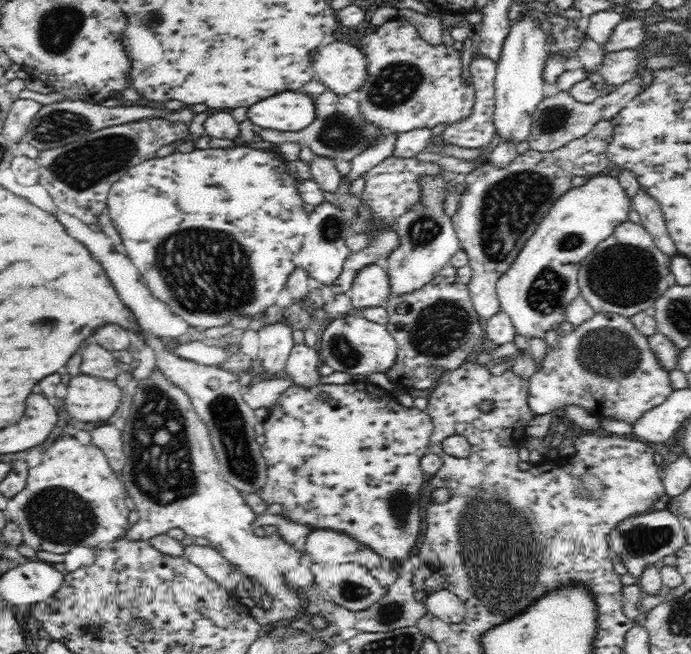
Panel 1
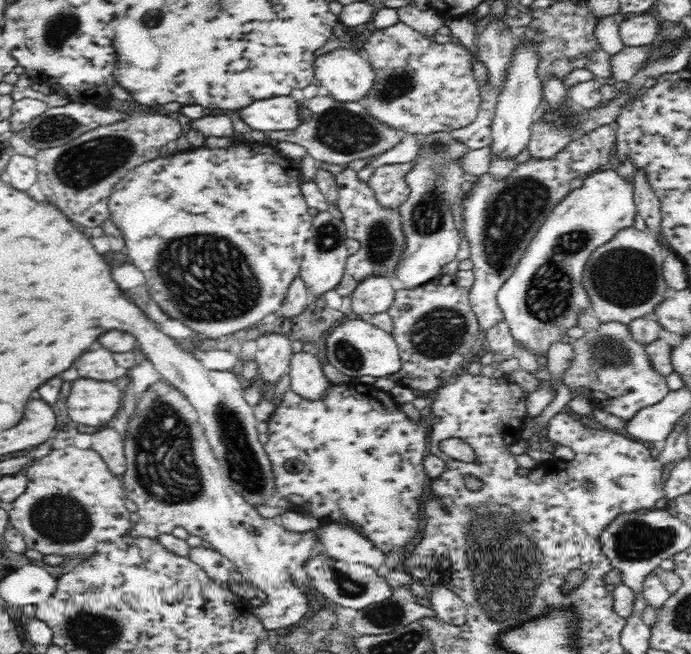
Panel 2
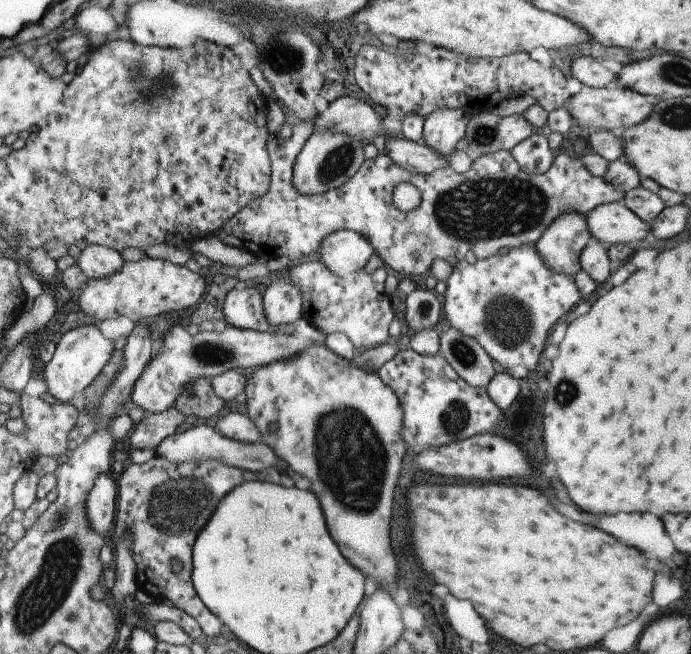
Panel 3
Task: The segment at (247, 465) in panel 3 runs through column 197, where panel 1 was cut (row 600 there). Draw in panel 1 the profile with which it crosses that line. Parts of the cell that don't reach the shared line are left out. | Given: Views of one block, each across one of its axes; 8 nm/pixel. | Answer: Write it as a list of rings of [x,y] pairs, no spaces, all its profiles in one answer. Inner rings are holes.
[[[440,589],[426,594],[424,606],[432,619],[440,619],[444,623],[460,623],[465,620],[467,608],[464,601],[449,590]]]

